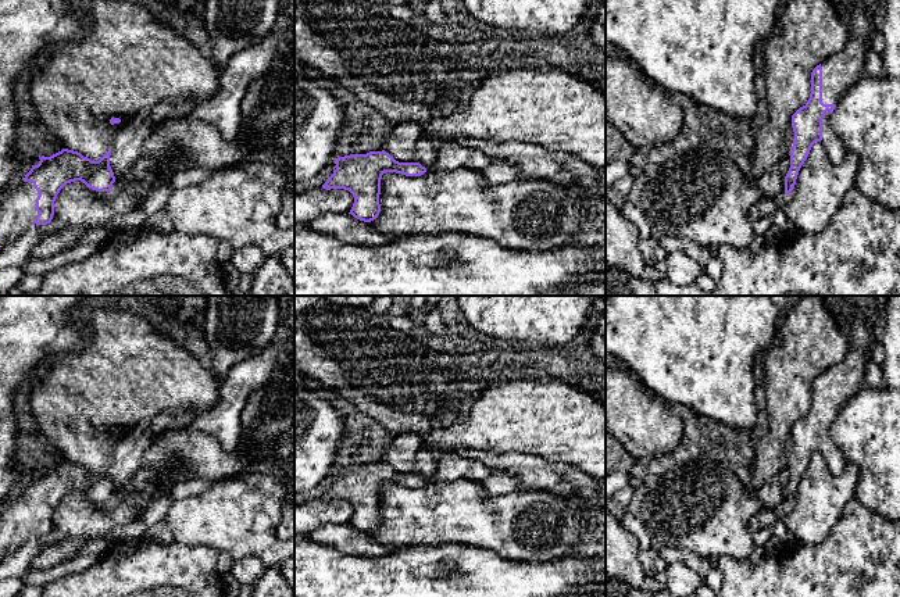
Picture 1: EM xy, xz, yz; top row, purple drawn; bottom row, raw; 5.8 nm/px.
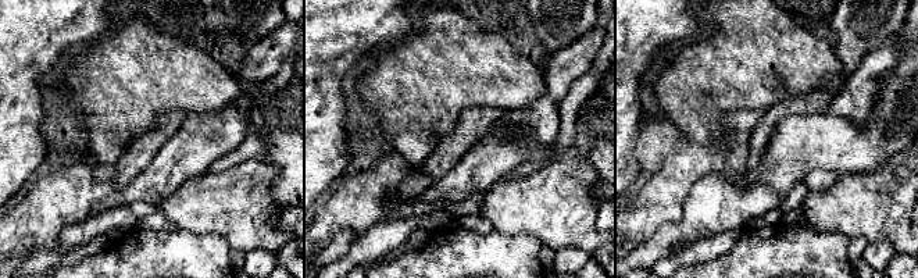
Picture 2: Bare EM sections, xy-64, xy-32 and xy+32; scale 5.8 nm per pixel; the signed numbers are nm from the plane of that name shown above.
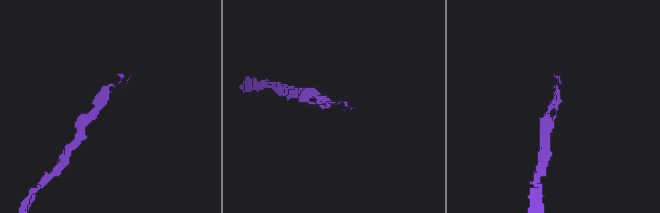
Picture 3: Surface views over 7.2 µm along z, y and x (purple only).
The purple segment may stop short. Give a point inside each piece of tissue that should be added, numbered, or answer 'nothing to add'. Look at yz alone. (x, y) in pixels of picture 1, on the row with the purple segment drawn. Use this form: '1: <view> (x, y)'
1: yz (863, 17)

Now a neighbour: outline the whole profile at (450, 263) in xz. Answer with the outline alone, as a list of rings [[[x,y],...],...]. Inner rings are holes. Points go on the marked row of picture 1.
[[[308,226],[294,228],[294,296],[558,296],[567,287],[606,274],[606,244],[567,244],[540,253],[503,247],[464,232],[400,236],[383,246],[346,243]]]

